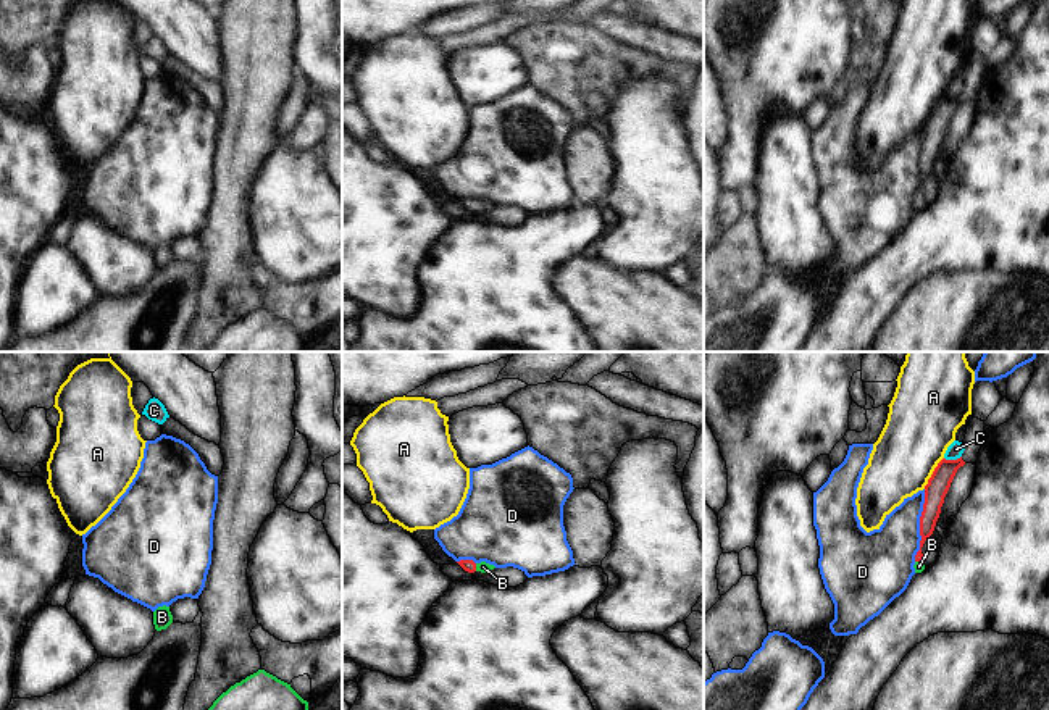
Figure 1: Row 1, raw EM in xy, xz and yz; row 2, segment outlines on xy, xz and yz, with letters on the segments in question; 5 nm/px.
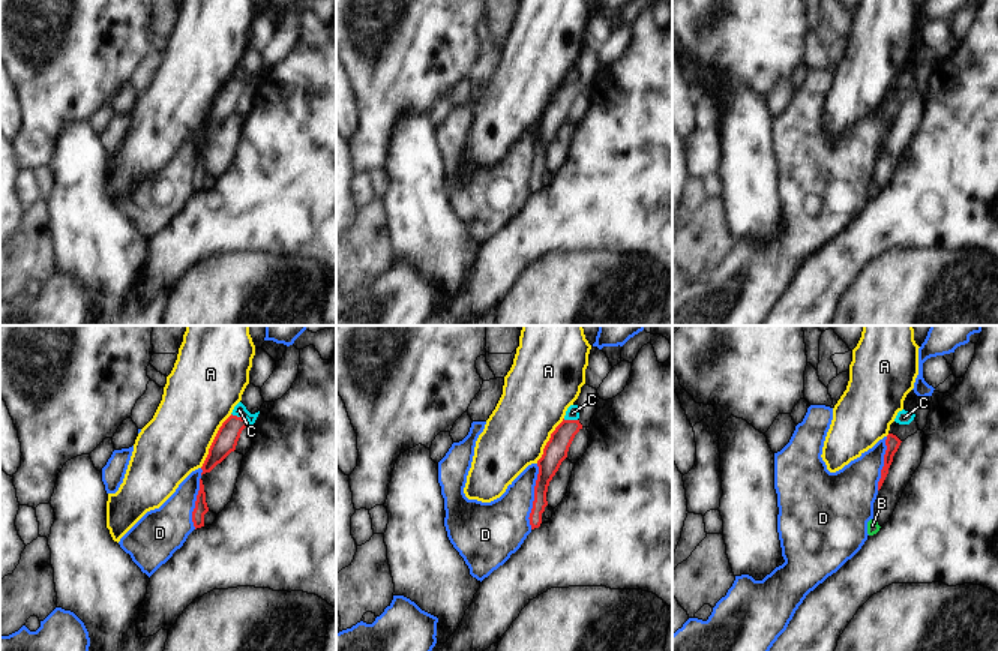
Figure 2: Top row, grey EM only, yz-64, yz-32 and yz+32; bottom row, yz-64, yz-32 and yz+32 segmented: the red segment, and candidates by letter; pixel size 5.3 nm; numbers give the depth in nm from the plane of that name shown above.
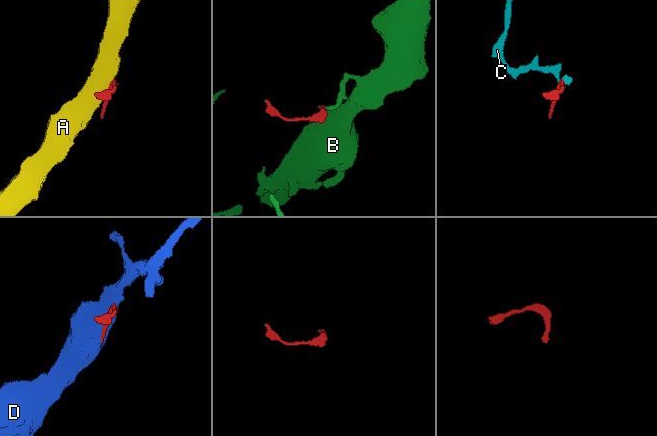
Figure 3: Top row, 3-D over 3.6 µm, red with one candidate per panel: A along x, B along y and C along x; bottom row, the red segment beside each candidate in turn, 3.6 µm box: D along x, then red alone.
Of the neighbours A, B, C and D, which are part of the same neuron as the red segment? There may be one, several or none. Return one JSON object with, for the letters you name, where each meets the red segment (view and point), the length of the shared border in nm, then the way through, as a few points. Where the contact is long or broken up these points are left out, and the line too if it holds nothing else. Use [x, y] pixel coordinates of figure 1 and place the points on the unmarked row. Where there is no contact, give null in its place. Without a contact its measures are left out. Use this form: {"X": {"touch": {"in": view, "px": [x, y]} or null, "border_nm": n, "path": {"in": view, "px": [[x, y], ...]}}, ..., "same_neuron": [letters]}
{"B": {"touch": {"in": "xz", "px": [475, 205]}, "border_nm": 40, "path": {"in": "xz", "px": [[468, 204], [475, 205], [483, 205]]}}, "same_neuron": ["B"]}

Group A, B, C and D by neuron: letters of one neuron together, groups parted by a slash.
A / B / C / D

